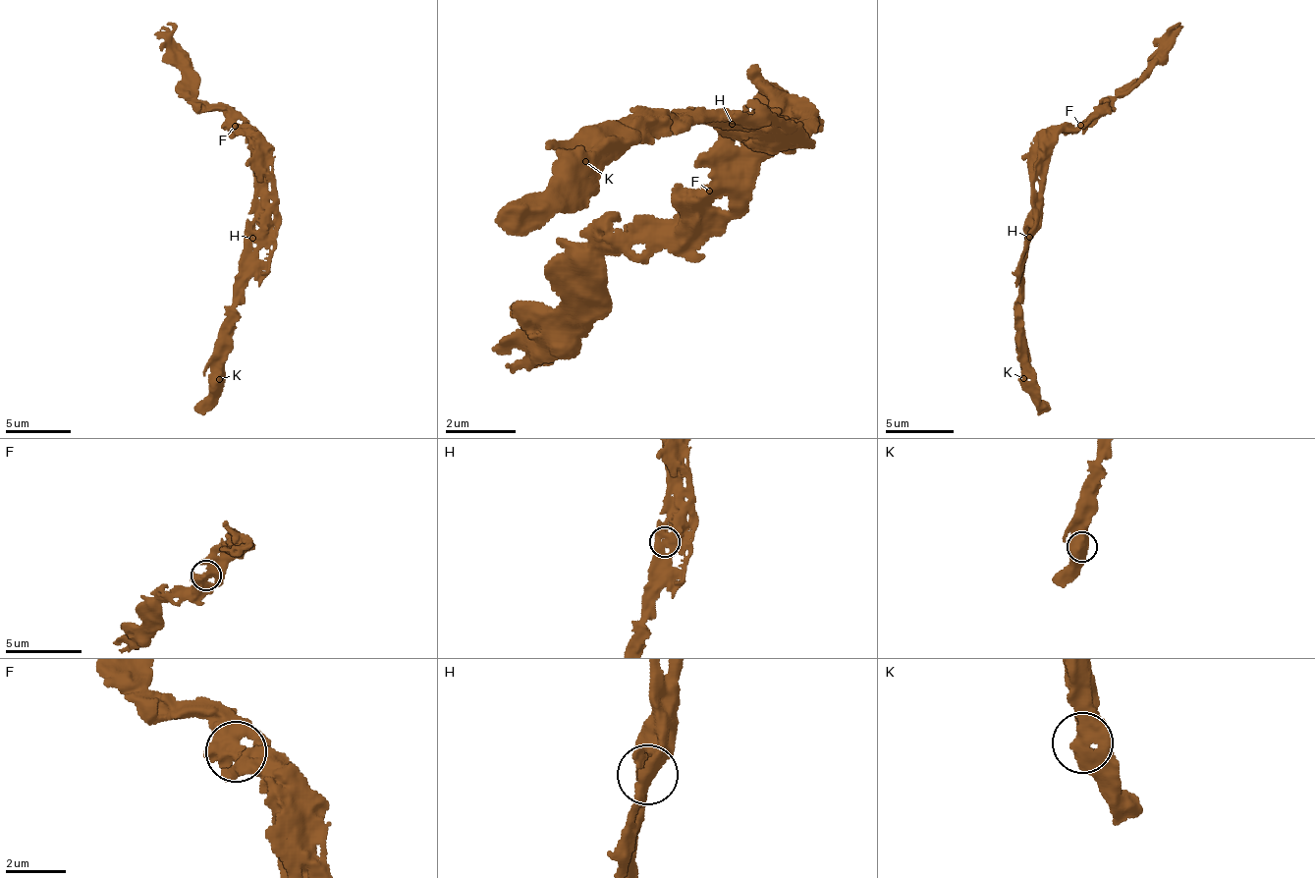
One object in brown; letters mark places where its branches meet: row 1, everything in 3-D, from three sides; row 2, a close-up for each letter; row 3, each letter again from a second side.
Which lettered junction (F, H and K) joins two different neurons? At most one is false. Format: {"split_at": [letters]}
{"split_at": []}

